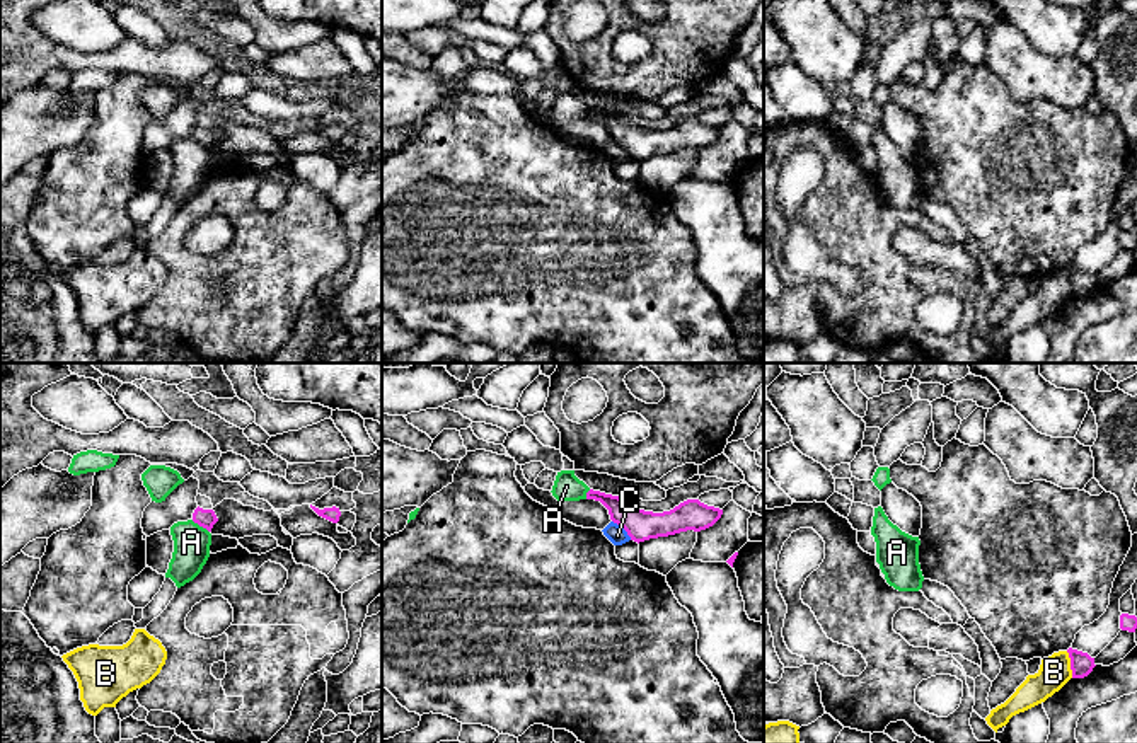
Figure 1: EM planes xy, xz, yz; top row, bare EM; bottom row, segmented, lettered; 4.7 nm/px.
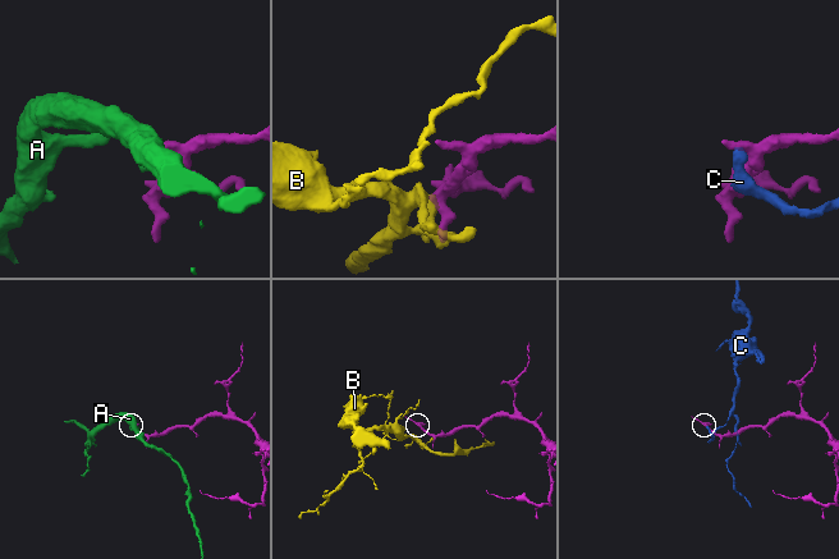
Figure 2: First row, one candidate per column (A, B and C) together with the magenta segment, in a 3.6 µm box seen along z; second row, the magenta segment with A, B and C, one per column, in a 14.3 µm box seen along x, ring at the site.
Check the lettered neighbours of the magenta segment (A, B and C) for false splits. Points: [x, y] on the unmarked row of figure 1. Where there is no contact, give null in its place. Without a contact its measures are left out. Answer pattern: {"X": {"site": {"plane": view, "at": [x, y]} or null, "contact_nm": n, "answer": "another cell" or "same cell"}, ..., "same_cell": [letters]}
{"A": {"site": {"plane": "xy", "at": [200, 143]}, "contact_nm": 110, "answer": "another cell"}, "B": {"site": {"plane": "yz", "at": [1071, 283]}, "contact_nm": 130, "answer": "another cell"}, "C": {"site": {"plane": "xz", "at": [623, 145]}, "contact_nm": 130, "answer": "another cell"}, "same_cell": []}

